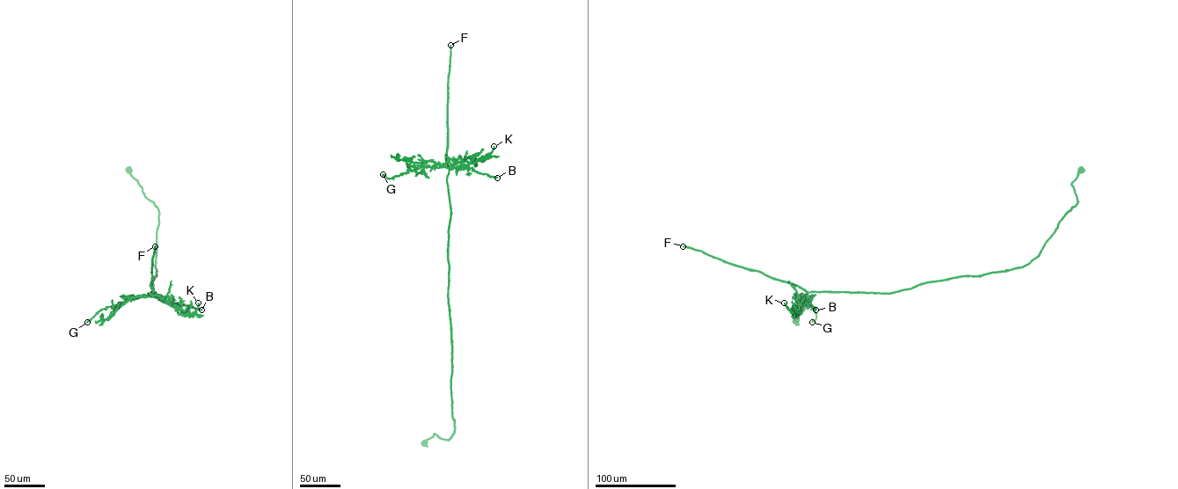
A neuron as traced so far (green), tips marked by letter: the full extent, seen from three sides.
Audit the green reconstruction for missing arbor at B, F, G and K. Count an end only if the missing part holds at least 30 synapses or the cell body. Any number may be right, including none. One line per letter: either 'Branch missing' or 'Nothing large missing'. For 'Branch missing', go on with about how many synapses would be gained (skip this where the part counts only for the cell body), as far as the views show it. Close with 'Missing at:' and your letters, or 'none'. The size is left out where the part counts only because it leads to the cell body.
B: Nothing large missing
F: Branch missing. Roughly 2500 synapses
G: Nothing large missing
K: Nothing large missing
Missing at: F

